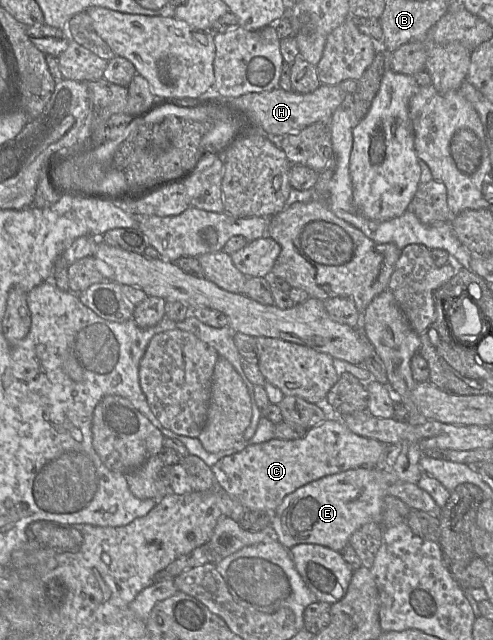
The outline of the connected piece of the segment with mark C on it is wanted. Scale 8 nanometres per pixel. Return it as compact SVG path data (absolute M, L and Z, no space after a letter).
M332 414L298 439L272 438L249 445L217 461L211 471L224 491L246 510L274 513L286 495L312 481L350 469L389 464L388 445L353 433L339 417Z

